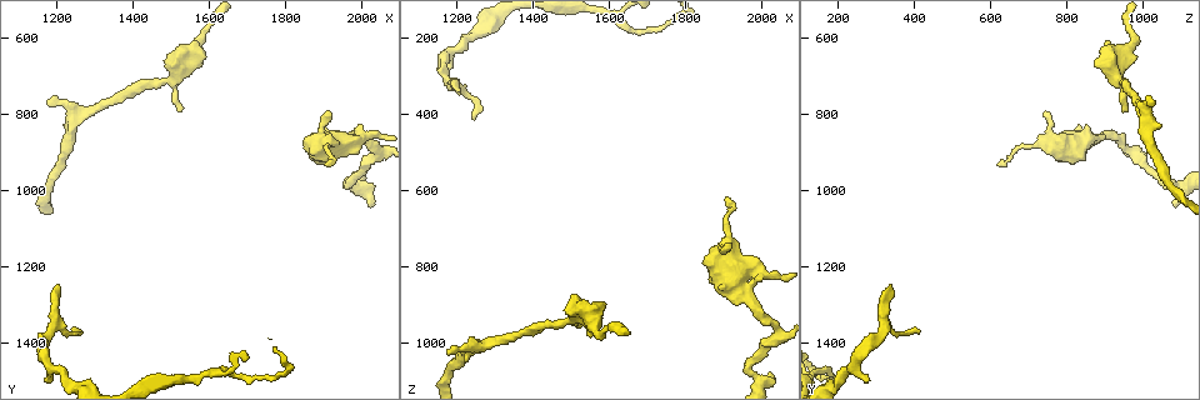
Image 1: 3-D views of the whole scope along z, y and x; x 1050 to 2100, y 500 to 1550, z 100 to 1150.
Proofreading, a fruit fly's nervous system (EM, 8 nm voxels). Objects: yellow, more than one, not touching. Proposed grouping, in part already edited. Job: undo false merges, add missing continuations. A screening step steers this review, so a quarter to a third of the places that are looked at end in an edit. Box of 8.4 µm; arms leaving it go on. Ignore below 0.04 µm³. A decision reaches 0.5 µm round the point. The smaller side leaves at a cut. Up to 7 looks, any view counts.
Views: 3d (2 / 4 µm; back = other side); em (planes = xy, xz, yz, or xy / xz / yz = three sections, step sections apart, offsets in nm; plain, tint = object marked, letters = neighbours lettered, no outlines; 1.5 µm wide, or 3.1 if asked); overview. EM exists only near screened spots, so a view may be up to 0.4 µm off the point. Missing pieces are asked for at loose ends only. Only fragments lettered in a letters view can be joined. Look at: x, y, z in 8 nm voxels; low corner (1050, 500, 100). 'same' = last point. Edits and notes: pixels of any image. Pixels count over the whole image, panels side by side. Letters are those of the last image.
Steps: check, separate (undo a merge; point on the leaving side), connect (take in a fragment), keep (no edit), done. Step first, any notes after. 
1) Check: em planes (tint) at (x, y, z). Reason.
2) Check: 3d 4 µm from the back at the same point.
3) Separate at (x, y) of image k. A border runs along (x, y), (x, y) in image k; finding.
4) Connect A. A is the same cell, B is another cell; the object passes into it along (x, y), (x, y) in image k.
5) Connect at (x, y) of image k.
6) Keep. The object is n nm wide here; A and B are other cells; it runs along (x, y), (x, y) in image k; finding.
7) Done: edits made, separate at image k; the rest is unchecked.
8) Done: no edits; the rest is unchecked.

Check: em xy step 8 (tint) at (1200, 1245, 345). Tapers out.

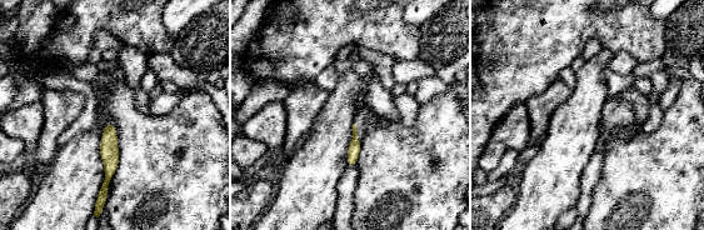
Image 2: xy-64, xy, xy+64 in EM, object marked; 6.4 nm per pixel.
Check: em planes (tint) at the same point. Cut it another way.

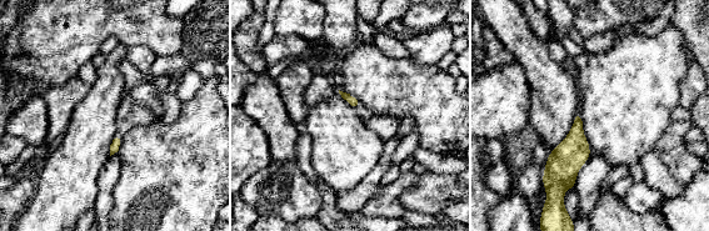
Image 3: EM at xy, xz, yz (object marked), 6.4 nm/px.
Check: em planes (letters) at the same point.

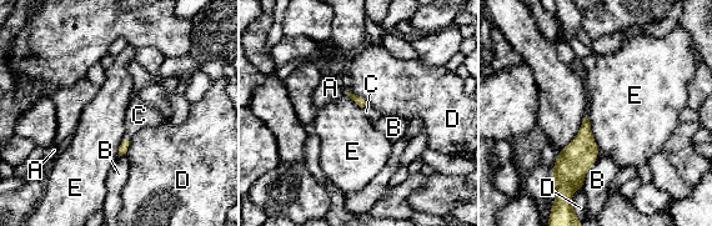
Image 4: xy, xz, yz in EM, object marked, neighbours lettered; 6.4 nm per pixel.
Connect at (371, 114) of image 4. C is the same cell, A, B, D and E are other cells; the object passes into it along (361, 103), (366, 108), (371, 114) in image 4; it goes on there.

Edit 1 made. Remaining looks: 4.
Check: overview. Redraw.

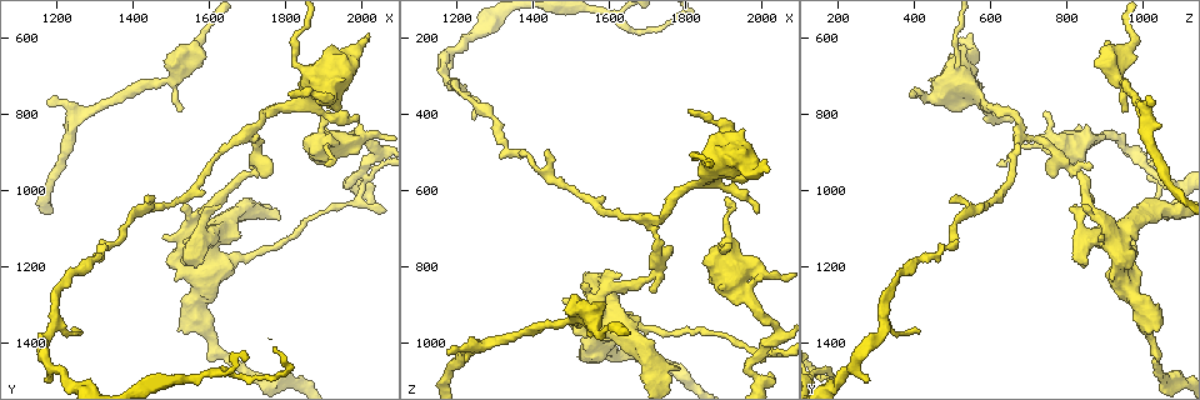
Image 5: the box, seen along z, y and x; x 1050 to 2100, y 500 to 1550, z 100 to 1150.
Check: 3d 2 µm from the back at (1175, 780, 1035). Branch stops here.

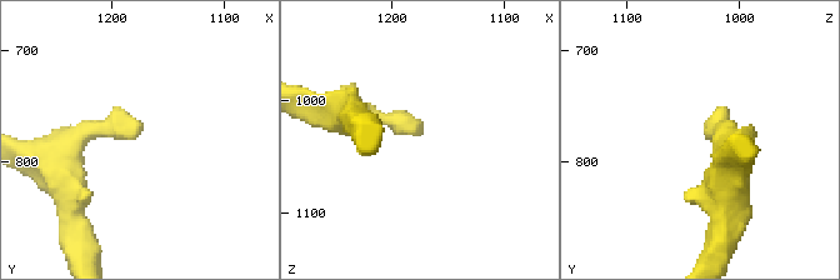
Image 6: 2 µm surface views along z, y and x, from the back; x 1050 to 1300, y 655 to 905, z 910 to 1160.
Check: em yz step 4 (letters) at (1180, 772, 1032). Shape alone is not enough.

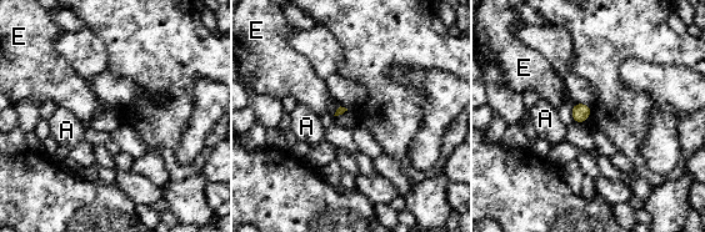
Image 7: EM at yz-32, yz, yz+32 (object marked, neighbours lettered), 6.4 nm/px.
Check: em xy step 4 (letters) at the same point.

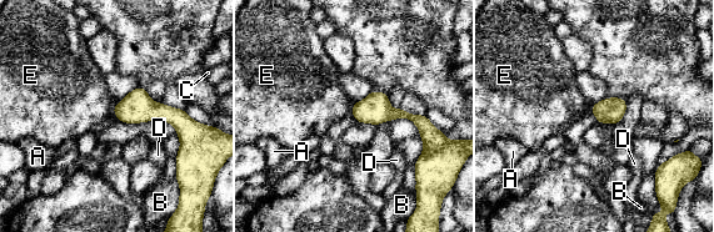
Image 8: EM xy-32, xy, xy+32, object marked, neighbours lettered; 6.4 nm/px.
Keep. The object is 160 nm wide here; A, B, C, D and E are other cells; a border runs along (115, 105), (111, 112) in image 8; no lettered fragment goes on from it.

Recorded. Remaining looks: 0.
Done: edits made, connect at image 4; the rest is unchecked.

